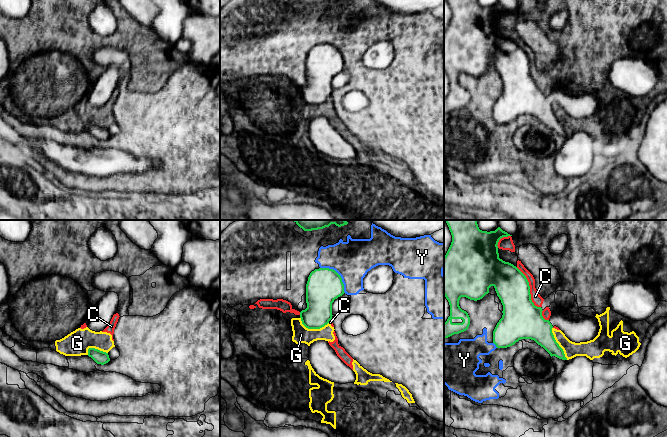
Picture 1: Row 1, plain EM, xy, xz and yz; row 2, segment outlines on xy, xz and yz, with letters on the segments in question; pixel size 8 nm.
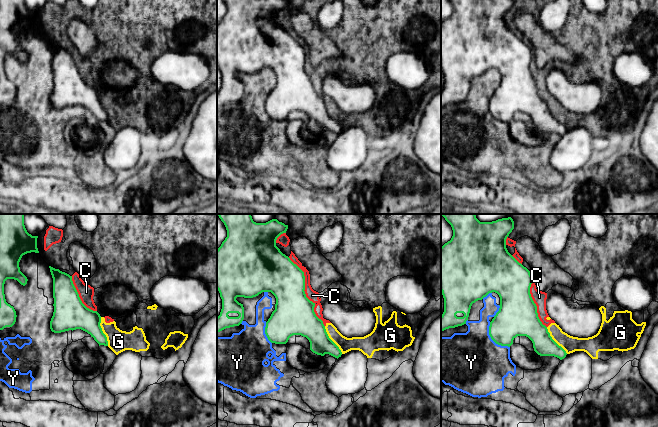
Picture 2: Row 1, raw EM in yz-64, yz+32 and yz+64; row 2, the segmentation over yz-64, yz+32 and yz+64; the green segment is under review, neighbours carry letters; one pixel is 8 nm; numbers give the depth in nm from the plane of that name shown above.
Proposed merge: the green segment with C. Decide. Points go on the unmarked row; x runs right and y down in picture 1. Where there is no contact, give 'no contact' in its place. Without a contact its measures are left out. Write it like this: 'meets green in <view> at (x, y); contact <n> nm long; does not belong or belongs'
meets green in yz at (529, 65); contact 380 nm long; does not belong

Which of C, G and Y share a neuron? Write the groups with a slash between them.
C G / Y

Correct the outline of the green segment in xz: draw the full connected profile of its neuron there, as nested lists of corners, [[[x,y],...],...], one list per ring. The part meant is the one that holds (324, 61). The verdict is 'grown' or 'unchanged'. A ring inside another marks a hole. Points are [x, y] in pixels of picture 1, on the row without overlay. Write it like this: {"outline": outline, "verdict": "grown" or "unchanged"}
{"outline": [[[333,45],[312,47],[306,60],[307,84],[300,88],[302,100],[308,105],[320,105],[332,95],[332,79],[344,70],[341,52]]], "verdict": "unchanged"}

